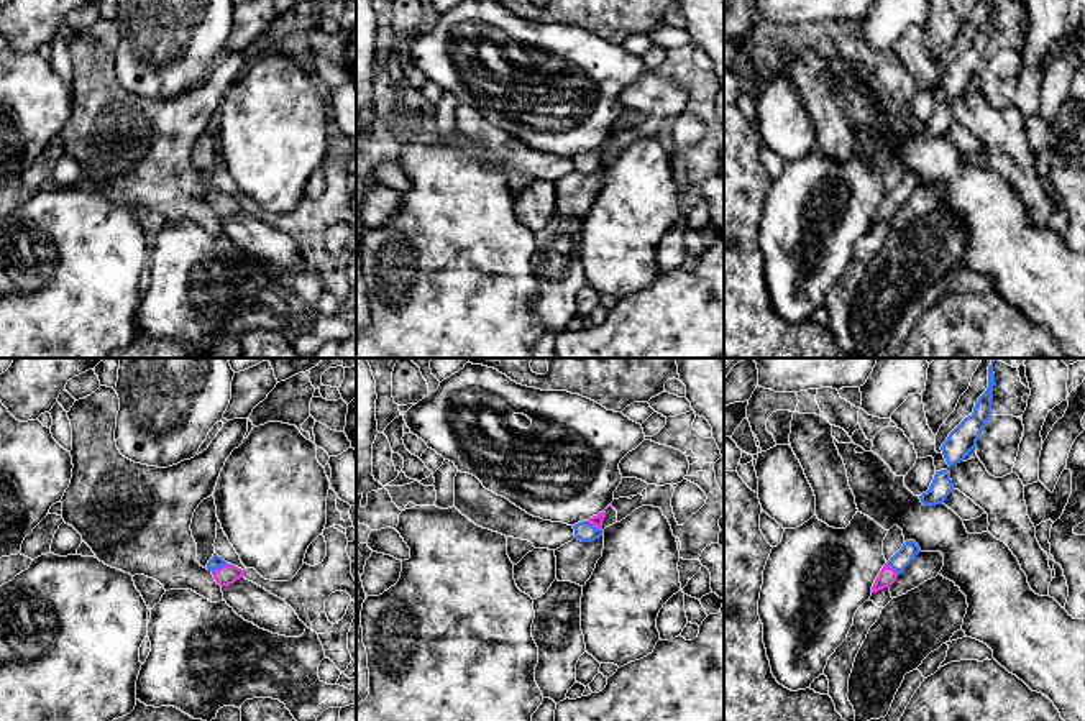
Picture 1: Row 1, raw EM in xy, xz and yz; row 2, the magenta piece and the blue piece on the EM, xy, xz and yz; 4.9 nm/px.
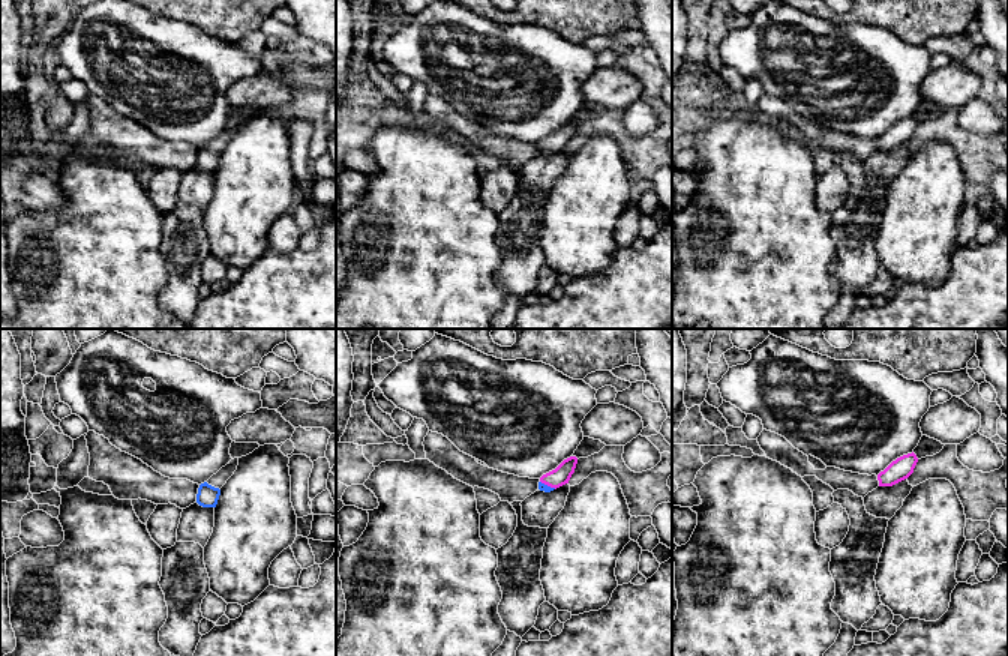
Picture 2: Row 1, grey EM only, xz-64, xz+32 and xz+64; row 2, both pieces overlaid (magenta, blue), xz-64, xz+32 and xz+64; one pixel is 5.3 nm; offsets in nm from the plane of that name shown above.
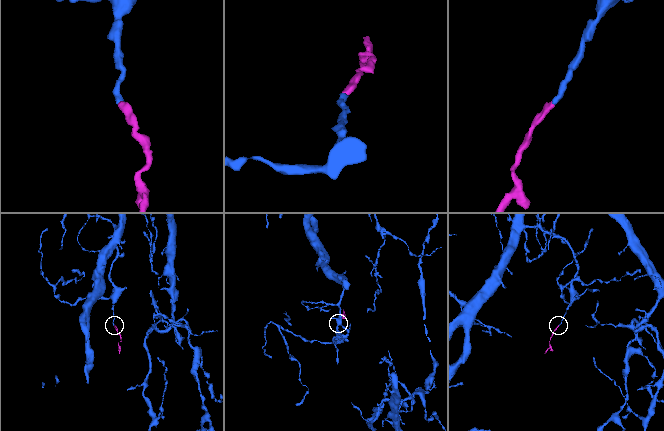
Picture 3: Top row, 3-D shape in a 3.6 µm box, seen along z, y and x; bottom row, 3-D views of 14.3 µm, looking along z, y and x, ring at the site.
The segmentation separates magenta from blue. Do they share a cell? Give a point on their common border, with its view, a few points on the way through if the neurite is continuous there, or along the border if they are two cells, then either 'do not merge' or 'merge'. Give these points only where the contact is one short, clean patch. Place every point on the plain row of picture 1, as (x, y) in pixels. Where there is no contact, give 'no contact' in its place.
meets magenta in xz at (593, 156); runs through xz (596, 153), (593, 156), (583, 163); merge

